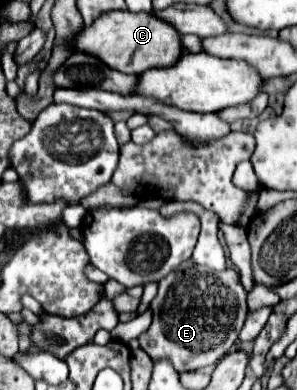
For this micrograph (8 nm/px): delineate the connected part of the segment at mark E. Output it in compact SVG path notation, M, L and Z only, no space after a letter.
M184 261L160 281L158 295L150 307L154 319L150 329L140 335L140 347L152 361L168 357L178 373L216 365L236 343L248 313L246 291L234 269L218 273L192 261Z

